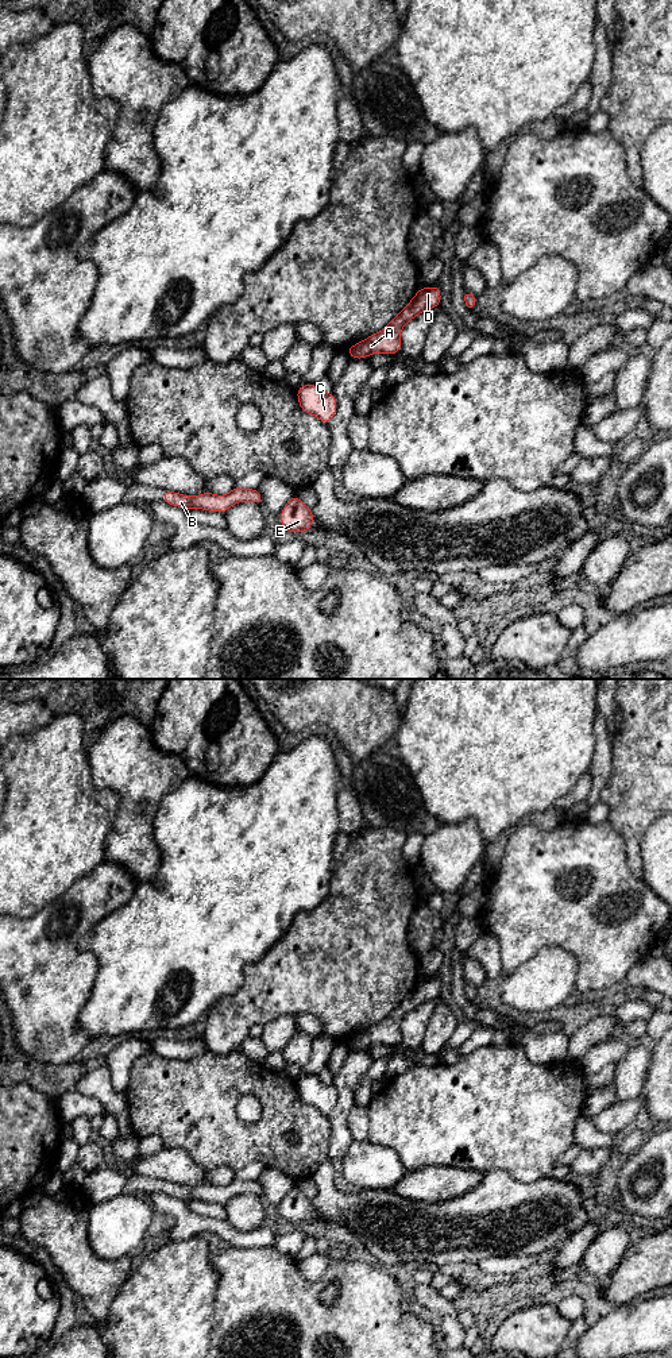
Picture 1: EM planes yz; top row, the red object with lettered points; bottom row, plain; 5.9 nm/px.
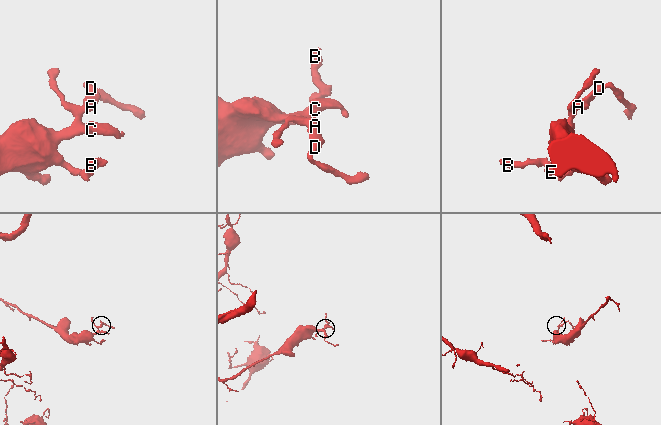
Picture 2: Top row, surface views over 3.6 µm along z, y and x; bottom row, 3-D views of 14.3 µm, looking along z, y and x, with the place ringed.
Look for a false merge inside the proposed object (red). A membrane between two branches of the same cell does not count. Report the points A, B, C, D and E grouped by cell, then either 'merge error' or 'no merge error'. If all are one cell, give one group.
groups A B C D E; no merge error

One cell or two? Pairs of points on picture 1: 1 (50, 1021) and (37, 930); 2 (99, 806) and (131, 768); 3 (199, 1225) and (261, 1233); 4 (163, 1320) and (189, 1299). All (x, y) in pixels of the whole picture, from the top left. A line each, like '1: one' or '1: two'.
1: one
2: two
3: one
4: one

